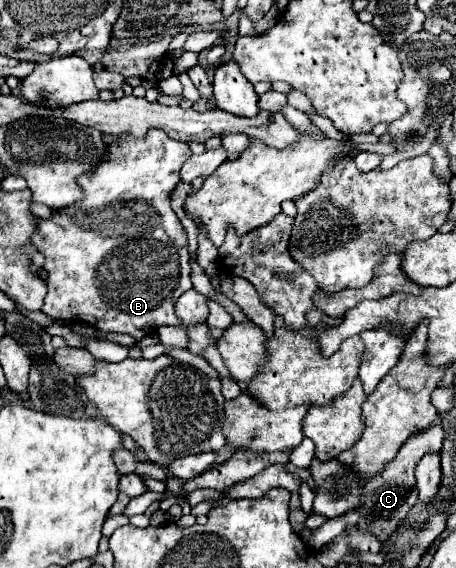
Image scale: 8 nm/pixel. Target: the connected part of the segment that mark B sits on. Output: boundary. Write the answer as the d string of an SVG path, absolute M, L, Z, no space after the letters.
M150 128L146 132L146 136L142 138L134 138L134 136L118 136L118 142L108 144L108 152L104 152L104 160L100 160L100 164L96 164L96 168L92 168L90 172L78 176L78 184L84 190L84 196L80 198L80 202L70 204L68 208L56 210L52 212L50 218L36 218L36 232L32 234L32 244L36 246L38 252L44 254L44 264L42 270L48 272L48 294L44 298L44 306L42 312L46 316L50 316L52 320L82 320L90 326L94 326L98 332L120 332L120 334L130 334L136 340L144 338L146 334L150 334L154 328L160 328L164 324L170 326L180 326L178 316L174 314L174 304L176 300L182 296L182 292L186 292L188 288L192 288L190 282L190 264L188 264L188 240L186 240L186 230L182 228L178 216L174 214L174 210L170 208L170 192L176 188L176 184L180 182L180 168L182 164L192 156L190 148L186 142L178 142L172 140L164 130L156 130Z

